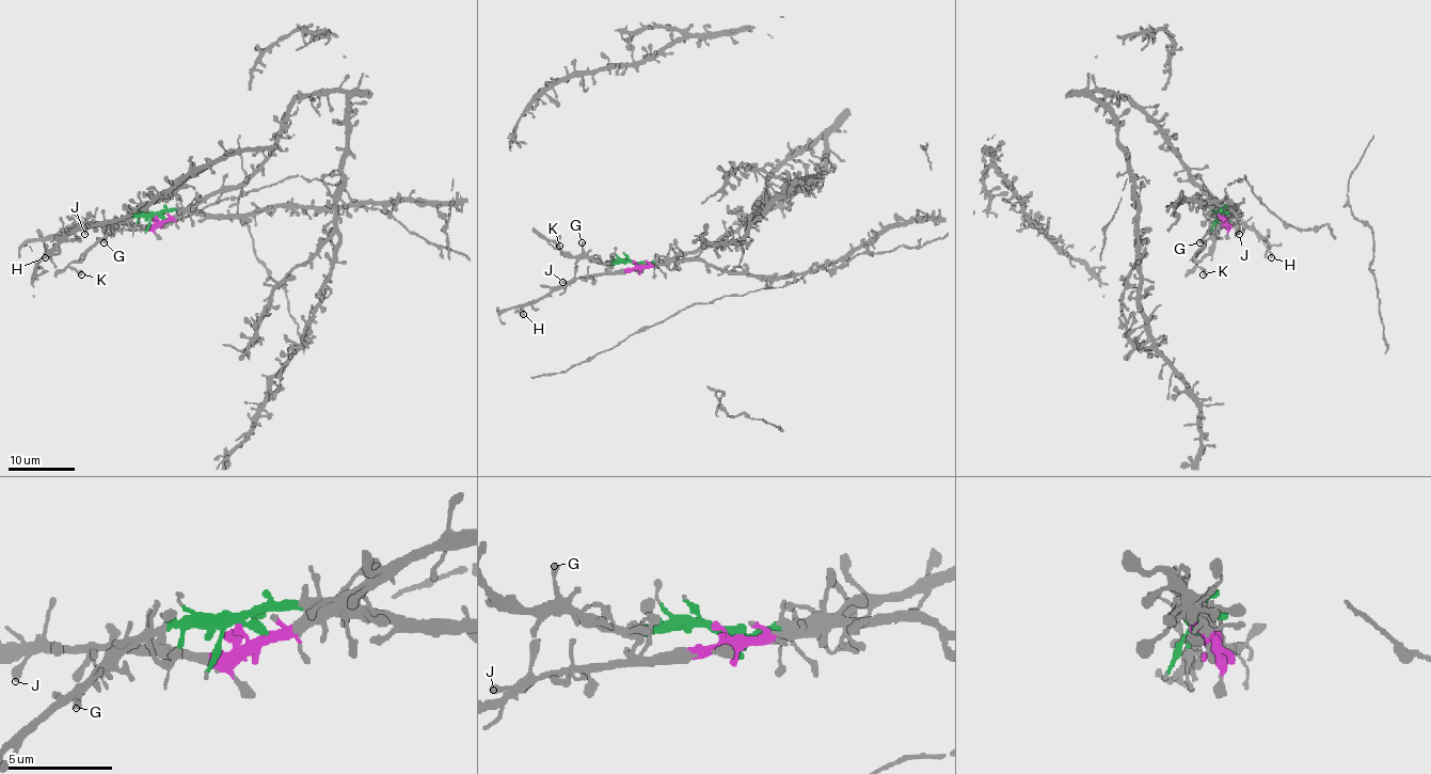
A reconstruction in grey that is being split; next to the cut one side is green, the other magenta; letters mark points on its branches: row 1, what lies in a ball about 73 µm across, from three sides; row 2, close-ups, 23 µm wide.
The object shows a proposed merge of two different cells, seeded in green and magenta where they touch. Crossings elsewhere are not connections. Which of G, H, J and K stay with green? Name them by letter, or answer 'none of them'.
G, K

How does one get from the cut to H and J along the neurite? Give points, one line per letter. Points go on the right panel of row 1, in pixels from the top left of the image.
H: (1220, 216), (1226, 224), (1246, 224), (1262, 241), (1271, 257)
J: (1220, 216), (1226, 224), (1238, 224), (1239, 234)

